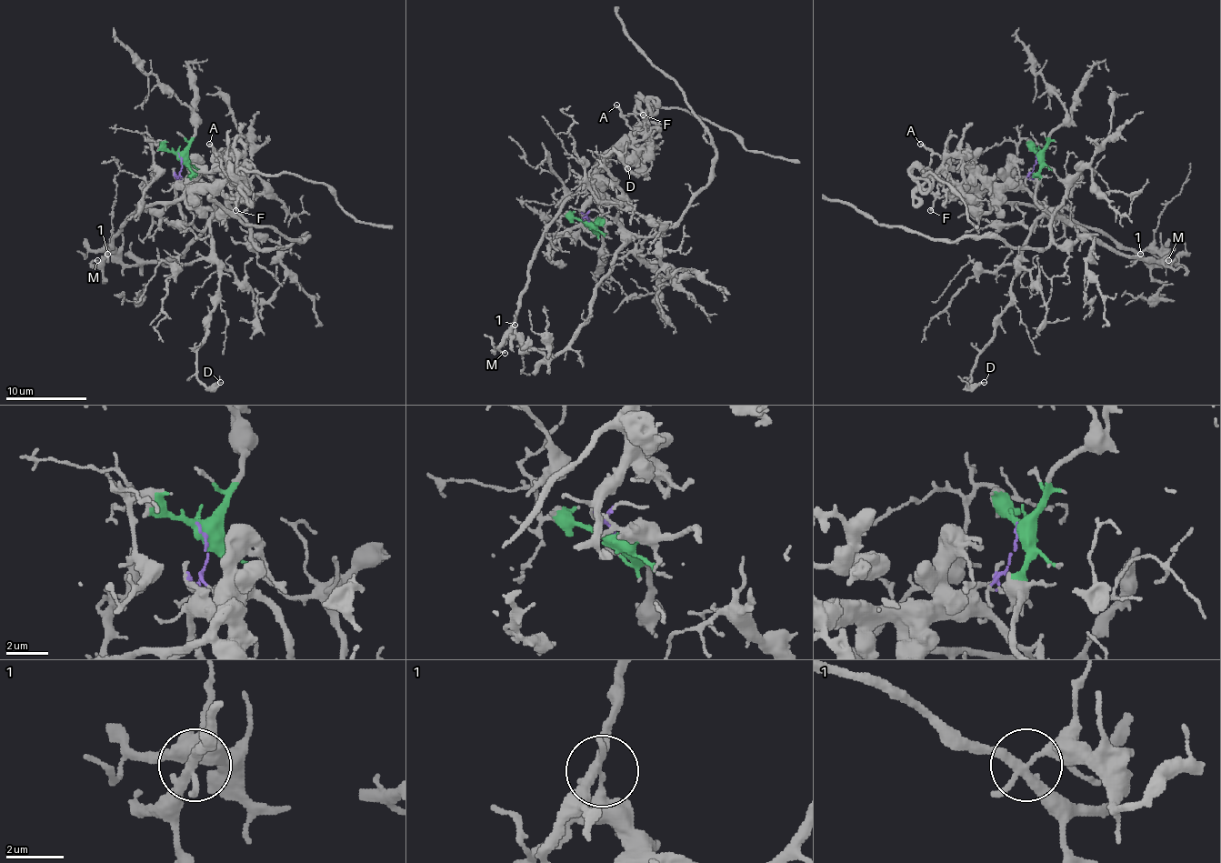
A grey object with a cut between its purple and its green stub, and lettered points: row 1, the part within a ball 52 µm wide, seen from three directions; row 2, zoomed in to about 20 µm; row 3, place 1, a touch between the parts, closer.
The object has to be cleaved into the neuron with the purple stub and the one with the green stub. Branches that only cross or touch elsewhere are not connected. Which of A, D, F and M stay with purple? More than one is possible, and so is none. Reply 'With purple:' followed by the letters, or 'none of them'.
With purple: A, F, M

